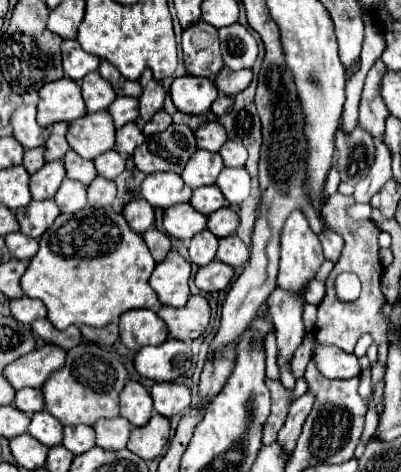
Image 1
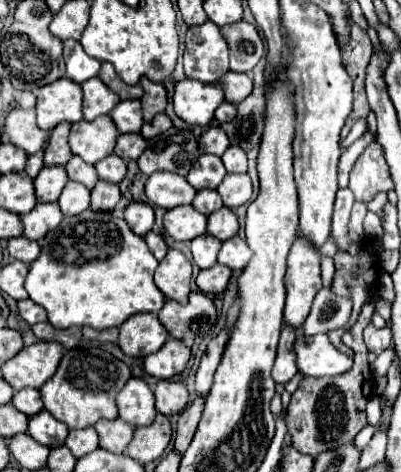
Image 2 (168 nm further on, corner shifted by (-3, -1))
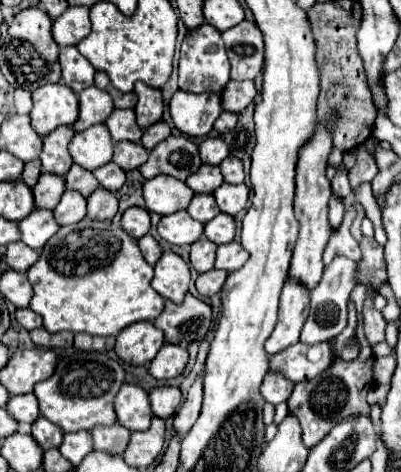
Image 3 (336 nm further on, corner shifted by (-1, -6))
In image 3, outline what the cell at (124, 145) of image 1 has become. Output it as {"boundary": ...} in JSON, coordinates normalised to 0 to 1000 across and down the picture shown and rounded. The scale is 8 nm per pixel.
{"boundary":[[[294,299],[284,307],[284,333],[279,333],[309,362],[324,358],[344,358],[364,337],[369,337],[369,320],[349,307],[349,303],[329,303],[329,299]]]}

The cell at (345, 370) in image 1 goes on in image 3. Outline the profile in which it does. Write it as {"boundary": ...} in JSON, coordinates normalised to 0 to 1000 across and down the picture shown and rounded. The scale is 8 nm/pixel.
{"boundary":[[[738,727],[673,756],[673,786],[698,786],[733,811],[773,807],[828,773],[833,748],[818,727]]]}

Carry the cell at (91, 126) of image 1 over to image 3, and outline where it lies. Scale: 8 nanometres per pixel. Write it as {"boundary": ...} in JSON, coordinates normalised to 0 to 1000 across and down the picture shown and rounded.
{"boundary":[[[259,261],[224,269],[219,278],[200,278],[175,299],[175,328],[185,345],[200,354],[234,362],[279,337],[279,290]]]}

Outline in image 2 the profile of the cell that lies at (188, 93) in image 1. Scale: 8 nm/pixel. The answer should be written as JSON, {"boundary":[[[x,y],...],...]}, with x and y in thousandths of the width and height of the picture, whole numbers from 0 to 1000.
{"boundary":[[[464,165],[439,178],[429,216],[449,254],[479,267],[519,267],[534,250],[534,233],[559,216],[559,199],[544,178],[504,178]]]}

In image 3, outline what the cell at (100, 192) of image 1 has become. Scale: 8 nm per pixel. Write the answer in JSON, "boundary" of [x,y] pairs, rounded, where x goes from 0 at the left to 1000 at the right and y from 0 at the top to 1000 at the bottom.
{"boundary":[[[244,396],[224,417],[219,417],[219,460],[264,468],[279,464],[294,447],[294,422],[279,405]]]}

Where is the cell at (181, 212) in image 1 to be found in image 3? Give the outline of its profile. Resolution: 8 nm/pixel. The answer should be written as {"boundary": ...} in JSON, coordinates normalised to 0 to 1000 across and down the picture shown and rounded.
{"boundary":[[[439,447],[414,456],[394,472],[394,498],[429,519],[479,519],[499,506],[509,477],[469,456],[469,447]]]}

